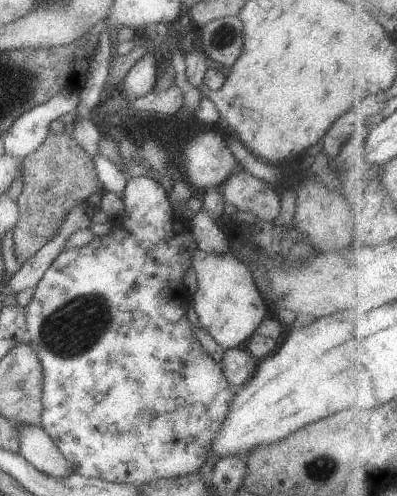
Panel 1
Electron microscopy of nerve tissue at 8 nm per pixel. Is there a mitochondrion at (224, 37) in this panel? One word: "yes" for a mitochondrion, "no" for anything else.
yes

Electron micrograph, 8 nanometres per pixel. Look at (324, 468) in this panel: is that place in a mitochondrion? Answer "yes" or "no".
yes

